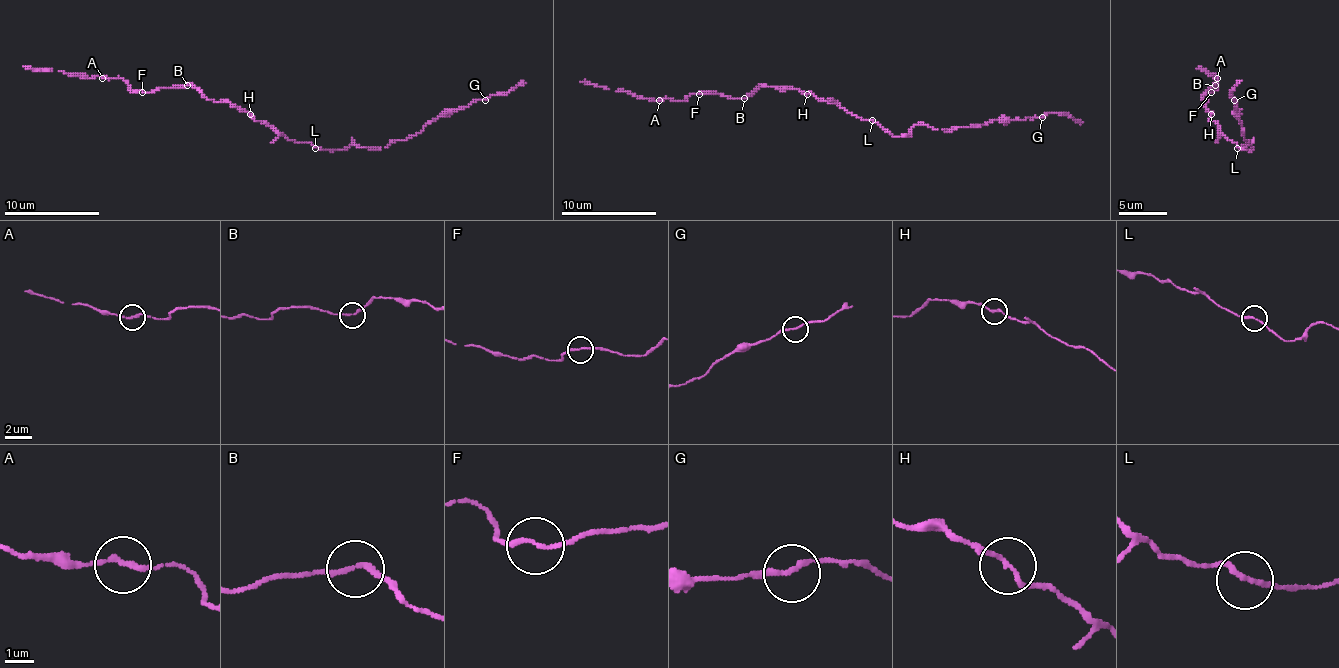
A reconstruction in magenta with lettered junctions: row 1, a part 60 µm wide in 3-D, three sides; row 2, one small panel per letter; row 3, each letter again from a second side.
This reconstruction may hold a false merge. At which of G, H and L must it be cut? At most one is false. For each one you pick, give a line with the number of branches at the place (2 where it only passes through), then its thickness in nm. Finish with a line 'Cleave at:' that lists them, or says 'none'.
Cleave at: none

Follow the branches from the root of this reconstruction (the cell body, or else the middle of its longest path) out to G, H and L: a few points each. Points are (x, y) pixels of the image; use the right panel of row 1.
G: (1220, 133), (1242, 150), (1253, 150), (1249, 145), (1242, 147), (1246, 147), (1246, 142), (1234, 100)
H: (1220, 133), (1211, 114)
L: (1220, 133), (1227, 140), (1237, 142), (1237, 147)

